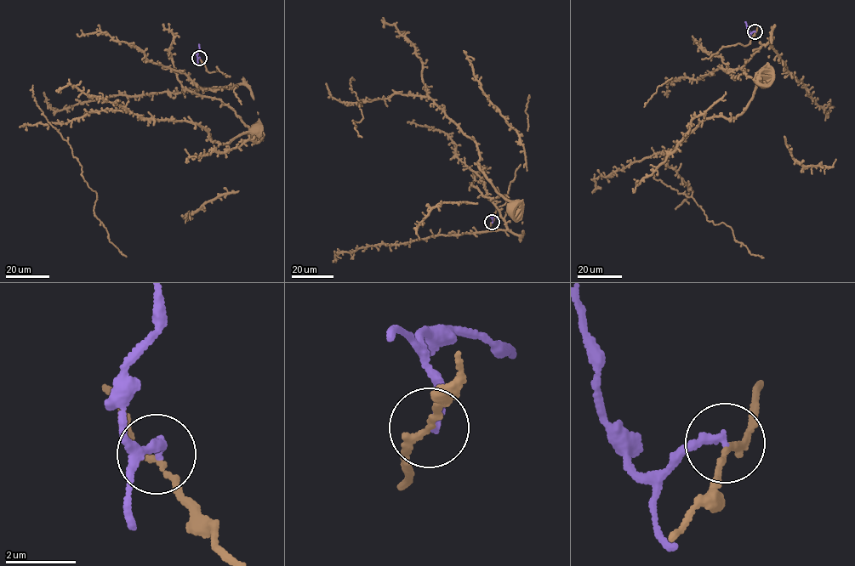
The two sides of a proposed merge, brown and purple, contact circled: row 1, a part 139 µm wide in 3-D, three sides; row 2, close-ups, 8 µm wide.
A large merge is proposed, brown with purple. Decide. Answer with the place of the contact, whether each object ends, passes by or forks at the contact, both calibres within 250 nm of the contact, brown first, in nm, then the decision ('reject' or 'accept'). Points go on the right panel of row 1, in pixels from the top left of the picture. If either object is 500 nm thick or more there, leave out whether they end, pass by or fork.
at (755, 31); brown passes by; purple ends there; 160 nm thick on the brown side, 240 nm on the other; reject

